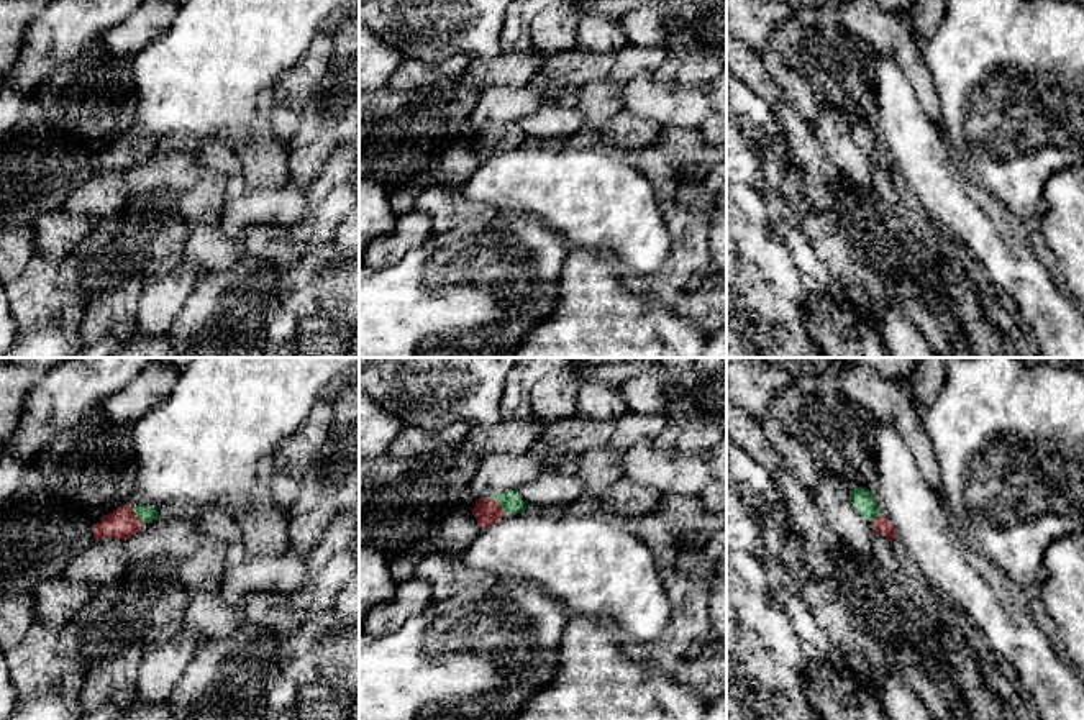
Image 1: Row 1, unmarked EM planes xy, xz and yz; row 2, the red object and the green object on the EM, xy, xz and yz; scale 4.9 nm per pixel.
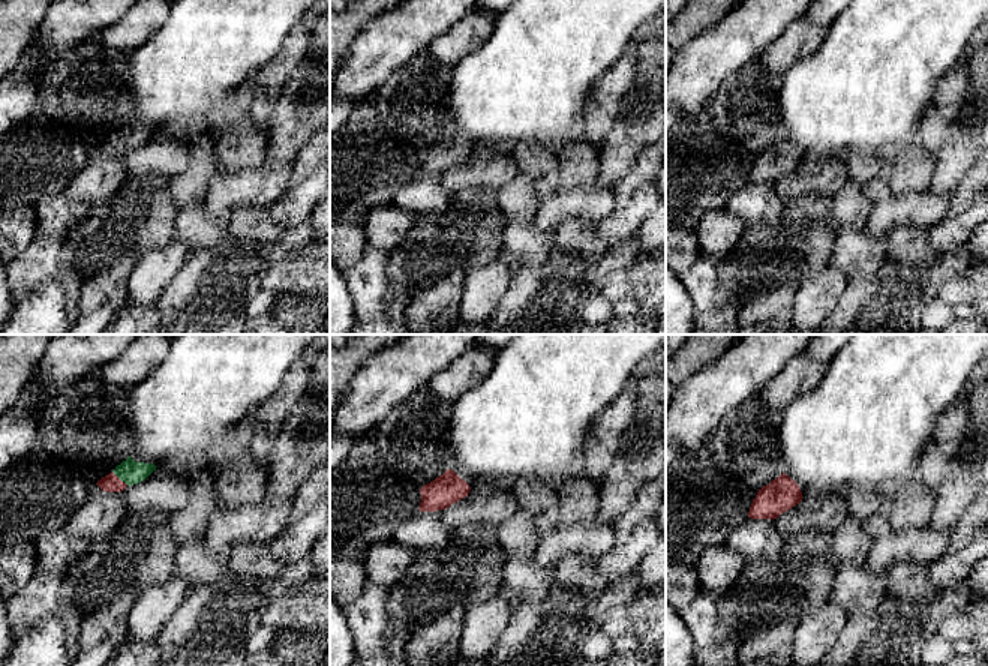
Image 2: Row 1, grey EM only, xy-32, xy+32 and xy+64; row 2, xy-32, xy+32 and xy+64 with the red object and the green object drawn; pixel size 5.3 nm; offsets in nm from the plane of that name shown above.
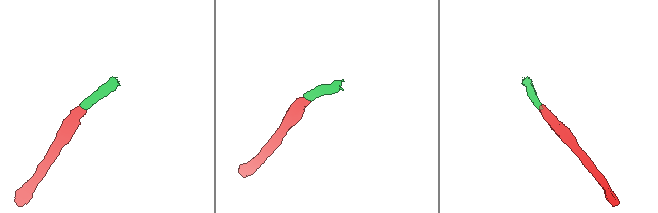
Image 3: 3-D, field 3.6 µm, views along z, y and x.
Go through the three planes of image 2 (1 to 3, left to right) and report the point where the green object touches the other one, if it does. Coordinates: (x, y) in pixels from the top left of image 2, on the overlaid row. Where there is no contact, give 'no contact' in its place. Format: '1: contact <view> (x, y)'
1: contact xy-32 (119, 479)
2: no contact
3: no contact

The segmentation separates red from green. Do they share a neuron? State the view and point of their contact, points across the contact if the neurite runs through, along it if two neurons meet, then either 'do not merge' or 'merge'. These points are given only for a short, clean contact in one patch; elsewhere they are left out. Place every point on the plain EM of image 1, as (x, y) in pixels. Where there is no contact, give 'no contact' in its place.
meets red in xy at (133, 146); runs through xy (122, 156), (133, 146), (146, 146); merge

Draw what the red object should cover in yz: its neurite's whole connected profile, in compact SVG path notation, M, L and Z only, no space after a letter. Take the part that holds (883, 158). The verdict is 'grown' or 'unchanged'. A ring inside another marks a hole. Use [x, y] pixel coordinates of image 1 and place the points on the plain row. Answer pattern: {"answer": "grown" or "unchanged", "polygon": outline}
{"answer": "grown", "polygon": "M858 120L849 123L849 133L853 141L866 153L872 156L872 161L886 169L890 175L895 172L894 159L887 149L881 146L876 130L871 123Z"}

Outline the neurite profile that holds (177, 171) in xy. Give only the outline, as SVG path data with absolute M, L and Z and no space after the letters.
M154 151L126 172L123 190L126 195L139 195L156 189L169 189L177 195L194 187L203 175L195 153Z

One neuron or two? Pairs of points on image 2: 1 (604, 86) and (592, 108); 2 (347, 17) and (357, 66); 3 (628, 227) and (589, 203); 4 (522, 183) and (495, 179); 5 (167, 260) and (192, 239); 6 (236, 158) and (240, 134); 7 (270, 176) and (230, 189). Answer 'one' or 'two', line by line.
1: one
2: two
3: two
4: two
5: two
6: one
7: one

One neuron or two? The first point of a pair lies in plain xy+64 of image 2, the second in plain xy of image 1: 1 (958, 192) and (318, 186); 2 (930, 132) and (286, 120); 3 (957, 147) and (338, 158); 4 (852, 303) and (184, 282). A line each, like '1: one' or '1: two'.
1: one
2: one
3: two
4: two

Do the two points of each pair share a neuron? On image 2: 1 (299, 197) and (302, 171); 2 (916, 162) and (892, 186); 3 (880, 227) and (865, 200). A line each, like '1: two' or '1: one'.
1: two
2: one
3: two

